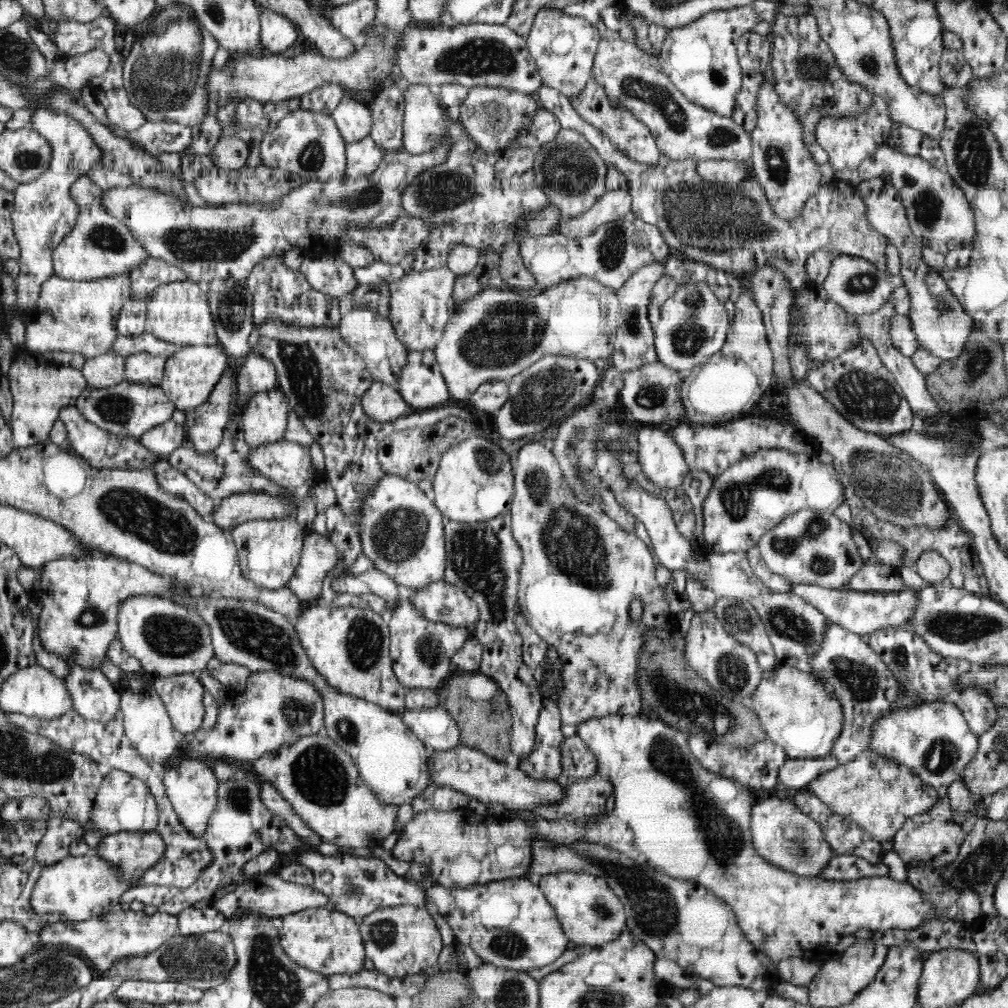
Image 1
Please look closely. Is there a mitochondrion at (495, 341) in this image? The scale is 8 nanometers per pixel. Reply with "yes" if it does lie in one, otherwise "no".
yes

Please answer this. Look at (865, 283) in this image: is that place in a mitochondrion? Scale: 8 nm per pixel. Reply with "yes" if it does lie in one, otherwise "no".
yes

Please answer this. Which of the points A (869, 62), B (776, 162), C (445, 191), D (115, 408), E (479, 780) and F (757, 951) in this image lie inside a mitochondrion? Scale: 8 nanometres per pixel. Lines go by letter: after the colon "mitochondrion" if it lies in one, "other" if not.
A: mitochondrion
B: mitochondrion
C: mitochondrion
D: mitochondrion
E: other
F: other

